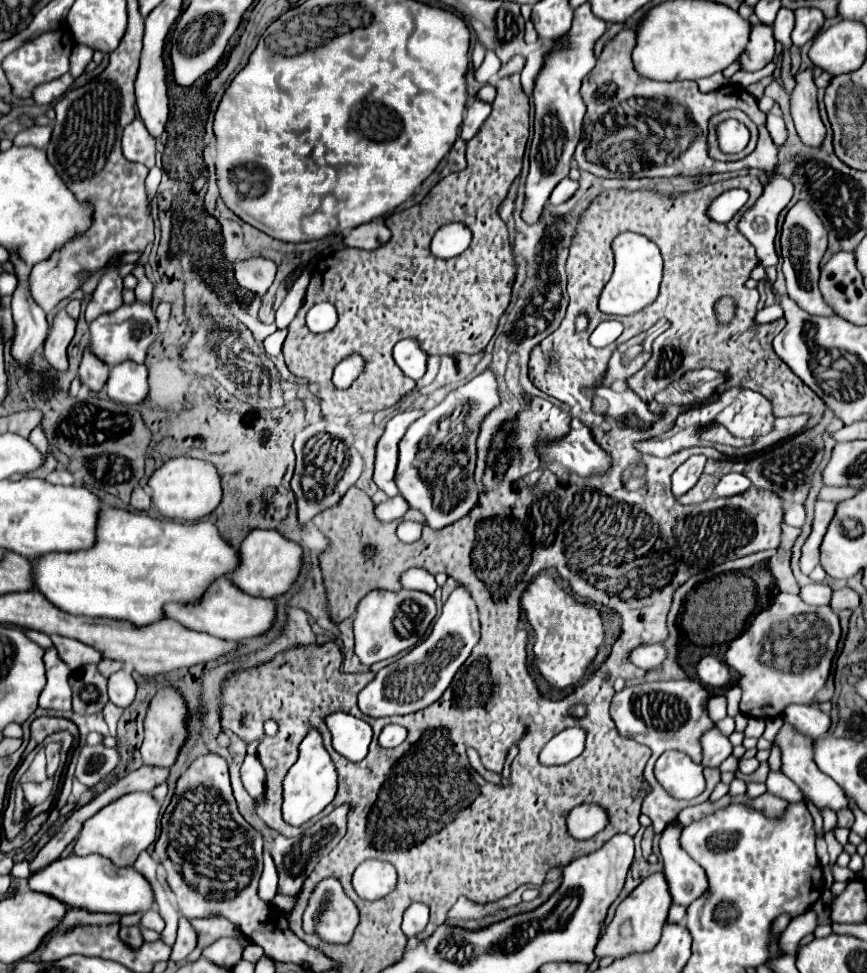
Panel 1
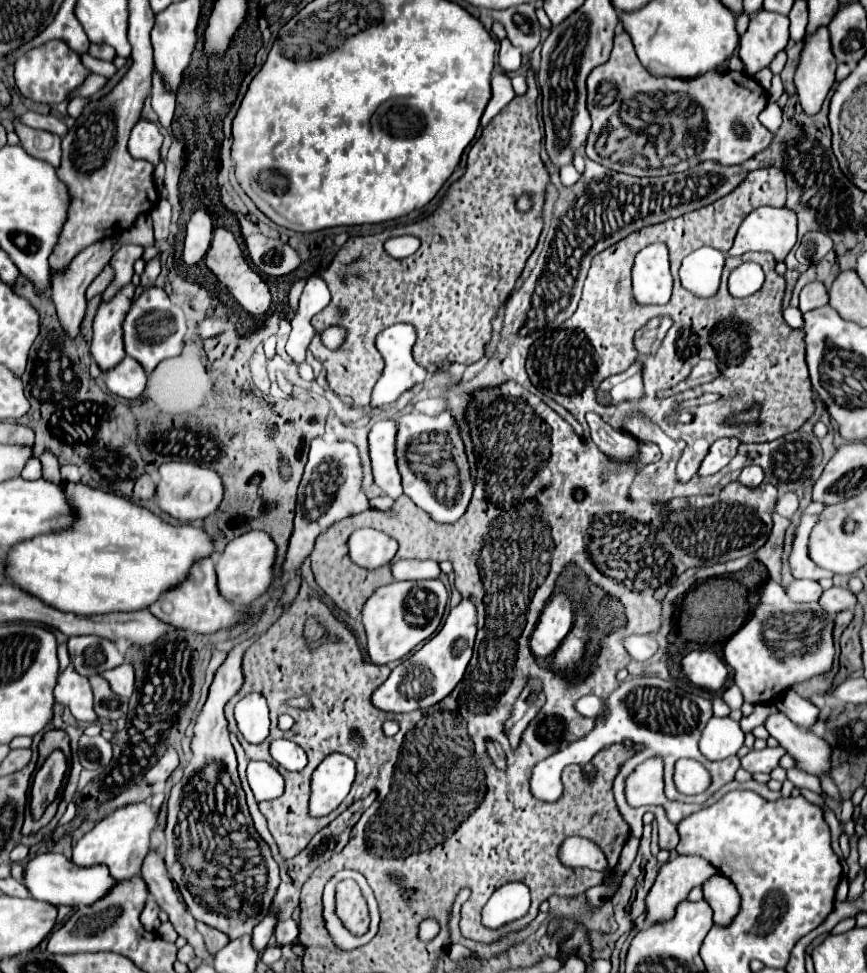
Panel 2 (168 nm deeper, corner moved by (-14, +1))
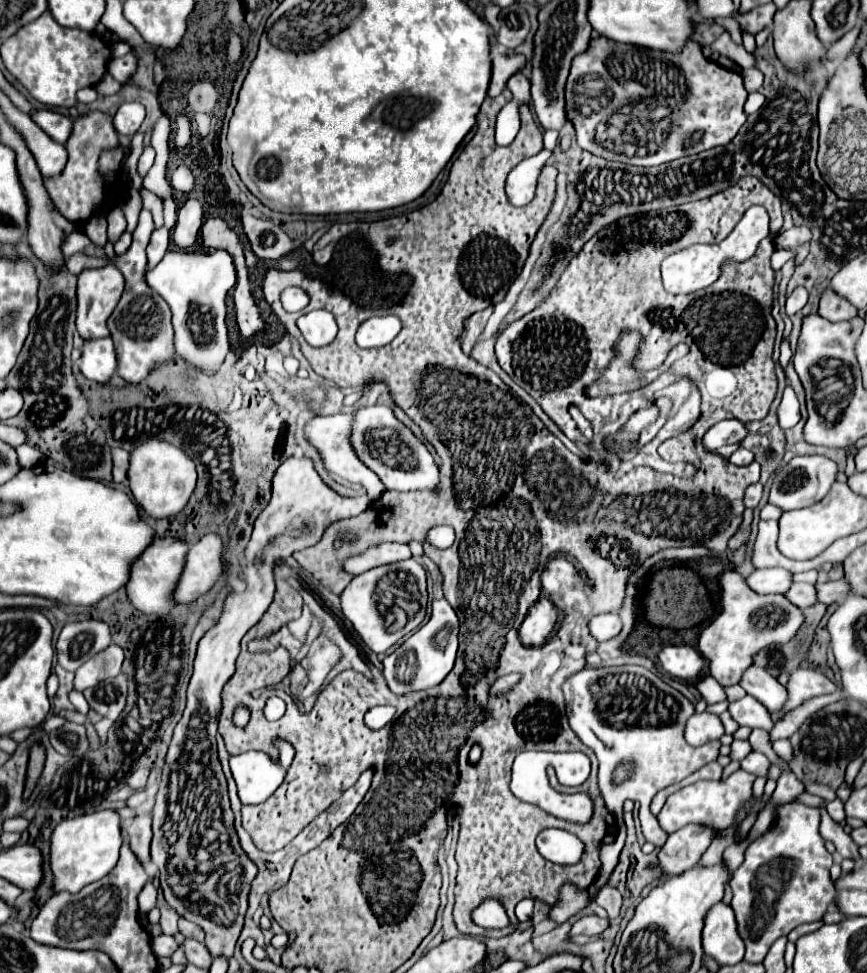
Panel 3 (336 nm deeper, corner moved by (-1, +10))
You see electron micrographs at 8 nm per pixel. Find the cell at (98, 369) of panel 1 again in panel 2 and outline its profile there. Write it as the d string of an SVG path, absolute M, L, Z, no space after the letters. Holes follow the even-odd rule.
M132 283L120 287L116 295L110 301L102 301L96 311L90 351L102 371L108 371L108 367L114 367L126 357L122 343L122 323L130 311L134 289L136 287Z

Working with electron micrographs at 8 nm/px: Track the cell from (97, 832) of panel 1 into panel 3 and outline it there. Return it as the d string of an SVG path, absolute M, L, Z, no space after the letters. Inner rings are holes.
M113 808L95 810L73 820L57 824L51 836L51 870L55 874L55 892L69 890L79 892L83 886L101 880L113 870L123 846L123 820Z

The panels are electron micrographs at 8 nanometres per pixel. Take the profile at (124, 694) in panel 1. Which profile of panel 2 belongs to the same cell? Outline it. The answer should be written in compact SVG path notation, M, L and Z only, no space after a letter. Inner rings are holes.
M122 663L110 671L104 671L100 673L112 687L112 691L116 695L122 695L122 697L130 697L132 691L134 691L134 667L132 663Z

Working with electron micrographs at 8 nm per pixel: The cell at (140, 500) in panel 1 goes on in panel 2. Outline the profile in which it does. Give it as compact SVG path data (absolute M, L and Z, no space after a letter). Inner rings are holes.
M142 473L134 485L134 497L138 499L152 499L154 497L154 479L148 473Z

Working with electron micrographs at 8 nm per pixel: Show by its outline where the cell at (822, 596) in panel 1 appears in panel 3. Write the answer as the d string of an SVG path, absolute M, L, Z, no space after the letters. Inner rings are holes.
M777 568L755 570L747 578L747 584L757 594L785 594L793 584L793 574L789 570L777 570Z

